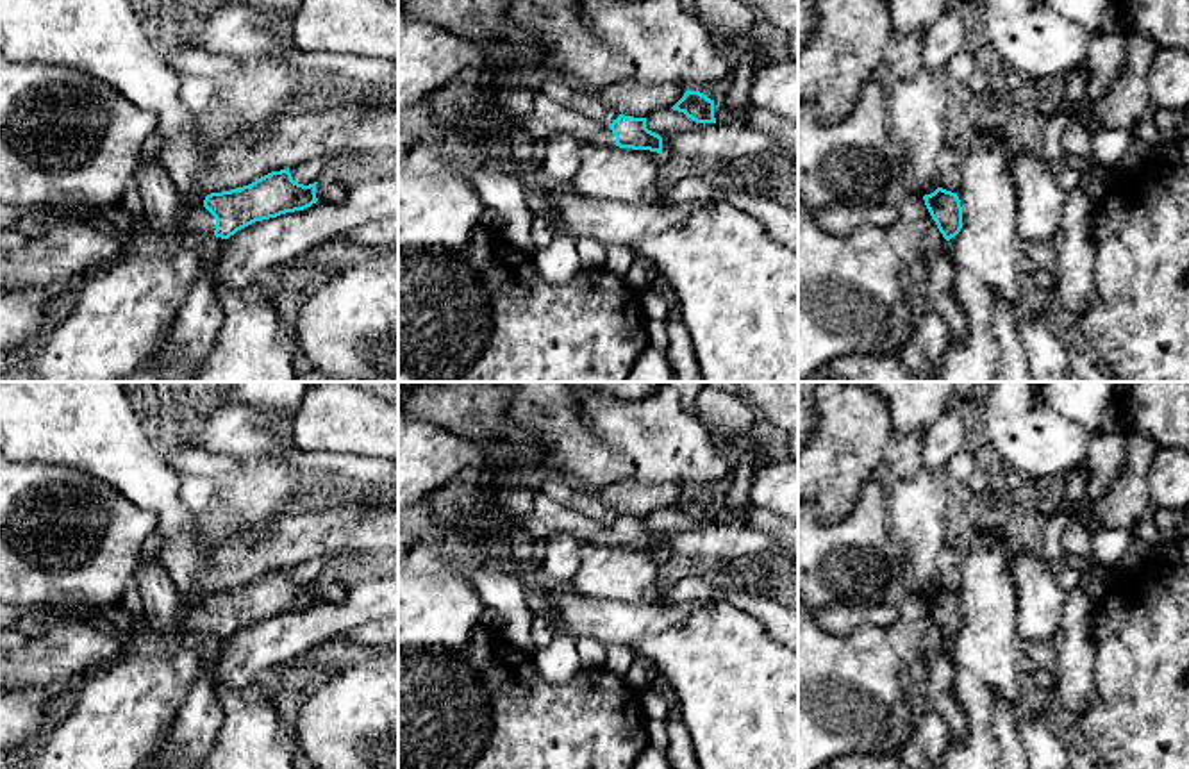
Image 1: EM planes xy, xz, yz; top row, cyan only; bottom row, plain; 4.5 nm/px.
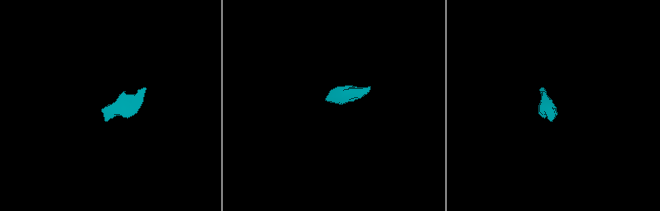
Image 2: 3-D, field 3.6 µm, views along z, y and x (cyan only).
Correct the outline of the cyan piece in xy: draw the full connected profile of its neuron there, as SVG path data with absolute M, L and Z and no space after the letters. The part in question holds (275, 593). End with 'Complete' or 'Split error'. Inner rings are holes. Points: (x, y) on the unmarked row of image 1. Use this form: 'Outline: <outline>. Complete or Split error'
Outline: M287 567L239 589L211 592L204 601L180 603L177 633L182 637L196 632L229 639L255 621L311 607L318 601L316 583L295 582Z. Split error

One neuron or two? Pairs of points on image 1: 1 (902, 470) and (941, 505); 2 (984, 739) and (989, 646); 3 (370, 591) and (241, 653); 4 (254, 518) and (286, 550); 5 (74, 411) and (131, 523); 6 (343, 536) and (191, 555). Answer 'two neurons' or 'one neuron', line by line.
1: one neuron
2: one neuron
3: one neuron
4: two neurons
5: two neurons
6: two neurons

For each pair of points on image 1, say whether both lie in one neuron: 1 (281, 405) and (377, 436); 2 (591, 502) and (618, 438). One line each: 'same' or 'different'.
1: different
2: different

